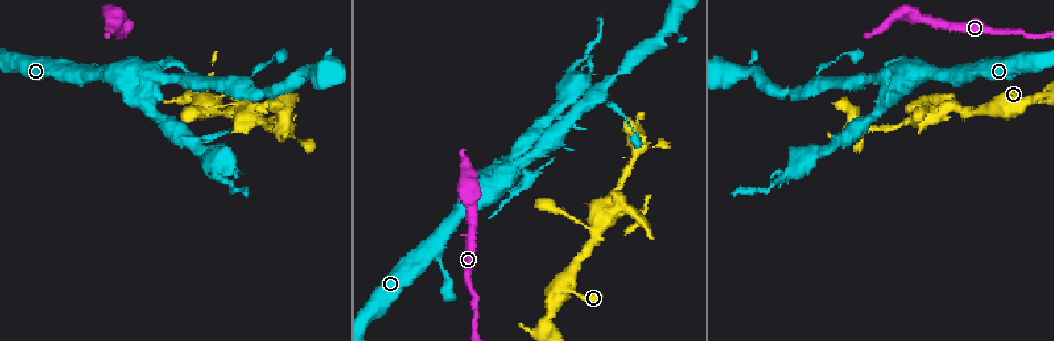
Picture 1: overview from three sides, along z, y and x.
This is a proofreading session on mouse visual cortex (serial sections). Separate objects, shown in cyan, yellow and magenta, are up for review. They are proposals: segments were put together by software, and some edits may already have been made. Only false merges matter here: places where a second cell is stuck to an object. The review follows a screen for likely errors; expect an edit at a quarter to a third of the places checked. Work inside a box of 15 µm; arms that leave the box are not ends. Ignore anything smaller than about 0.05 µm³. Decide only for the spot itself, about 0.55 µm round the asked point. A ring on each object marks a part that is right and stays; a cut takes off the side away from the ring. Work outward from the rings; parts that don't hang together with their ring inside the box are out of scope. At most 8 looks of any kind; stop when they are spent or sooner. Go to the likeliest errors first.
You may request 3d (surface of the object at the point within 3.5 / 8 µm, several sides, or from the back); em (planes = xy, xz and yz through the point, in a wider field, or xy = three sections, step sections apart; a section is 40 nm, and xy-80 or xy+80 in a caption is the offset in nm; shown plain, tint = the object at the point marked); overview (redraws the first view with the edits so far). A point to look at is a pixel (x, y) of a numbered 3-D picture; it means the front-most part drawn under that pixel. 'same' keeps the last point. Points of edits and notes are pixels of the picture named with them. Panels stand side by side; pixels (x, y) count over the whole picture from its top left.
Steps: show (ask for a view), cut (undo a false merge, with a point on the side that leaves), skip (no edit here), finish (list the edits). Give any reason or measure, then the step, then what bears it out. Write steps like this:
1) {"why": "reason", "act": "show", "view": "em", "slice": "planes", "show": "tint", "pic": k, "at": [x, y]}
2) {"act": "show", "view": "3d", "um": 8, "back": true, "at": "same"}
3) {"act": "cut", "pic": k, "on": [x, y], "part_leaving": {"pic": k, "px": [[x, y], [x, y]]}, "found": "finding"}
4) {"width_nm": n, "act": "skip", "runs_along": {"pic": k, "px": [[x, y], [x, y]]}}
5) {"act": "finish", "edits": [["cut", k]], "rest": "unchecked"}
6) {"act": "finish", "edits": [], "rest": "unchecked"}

{"why": "arms part here", "act": "show", "view": "3d", "um": 3.5, "pic": 1, "at": [903, 13]}

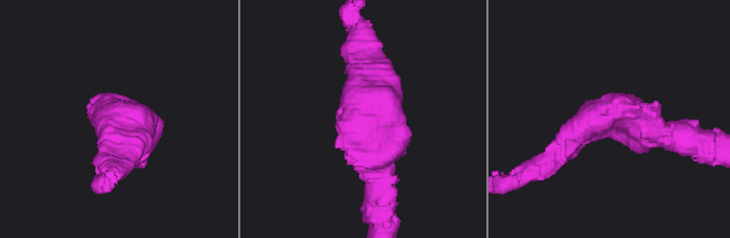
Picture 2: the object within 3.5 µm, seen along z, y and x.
{"why": "need the tissue", "act": "show", "view": "em", "slice": "xy", "step": 1, "show": "tint", "pic": 2, "at": [120, 114]}

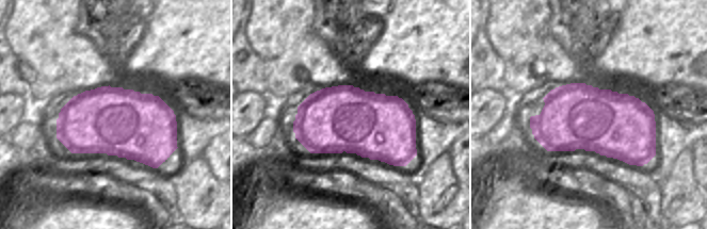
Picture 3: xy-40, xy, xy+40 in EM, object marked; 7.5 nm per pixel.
{"width_nm": 500, "act": "skip", "runs_along": {"pic": 2, "px": [[381, 188], [360, 66]]}, "found": "one cell here"}

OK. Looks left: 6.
{"why": "sharp bend", "act": "show", "view": "3d", "um": 8, "pic": 1, "at": [609, 210]}

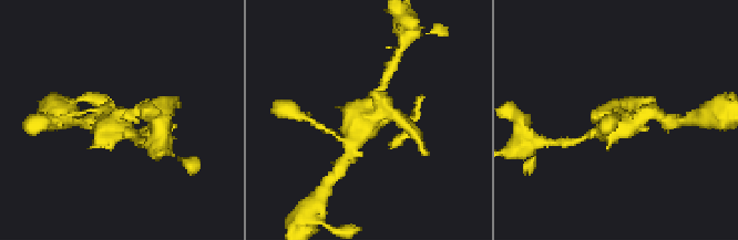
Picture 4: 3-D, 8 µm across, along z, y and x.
{"act": "show", "view": "3d", "um": 3.5, "pic": 4, "at": [368, 118]}

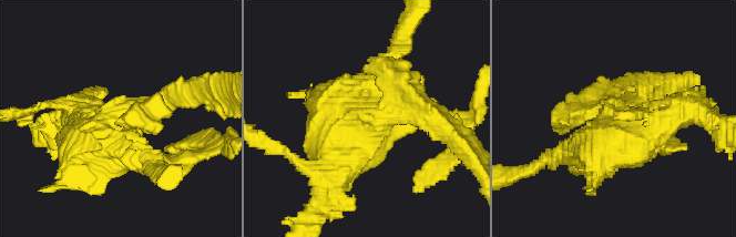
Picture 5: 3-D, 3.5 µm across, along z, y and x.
{"act": "show", "view": "em", "slice": "xy", "step": 2, "show": "tint", "pic": 5, "at": [368, 122]}

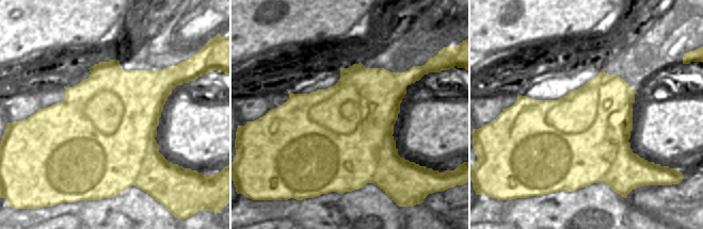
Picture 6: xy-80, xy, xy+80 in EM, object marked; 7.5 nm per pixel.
{"act": "cut", "pic": 5, "on": [152, 113], "border": {"pic": 6, "px": [[160, 70], [169, 74], [177, 84]]}, "found": "a second cell is stuck on"}

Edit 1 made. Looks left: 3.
{"why": "calibre changes", "act": "show", "view": "3d", "um": 3.5, "back": true, "pic": 1, "at": [159, 73]}

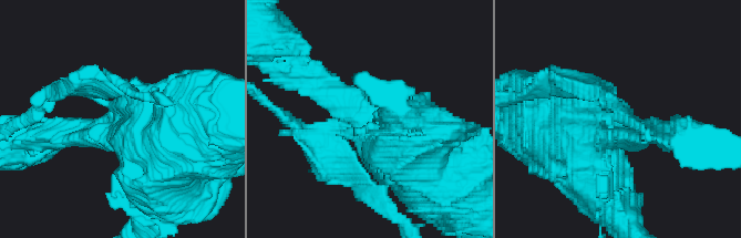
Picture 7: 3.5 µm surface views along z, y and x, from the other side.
{"why": "now the EM", "act": "show", "view": "em", "slice": "planes", "show": "tint", "pic": 7, "at": [123, 108]}

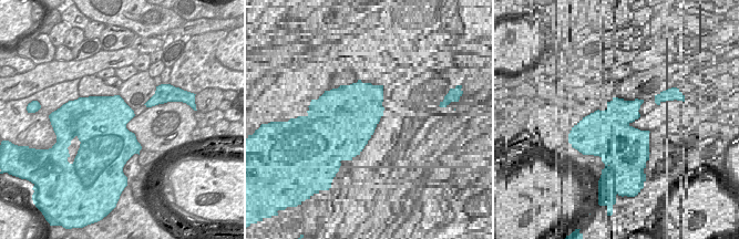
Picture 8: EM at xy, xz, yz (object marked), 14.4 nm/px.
{"width_nm": 650, "act": "cut", "pic": 7, "on": [314, 127], "part_leaving": {"pic": 7, "px": [[106, 102], [82, 85], [106, 72]]}, "found": "two cells meet here"}

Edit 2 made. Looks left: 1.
{"act": "finish", "edits": [["cut", 5], ["cut", 7]], "rest": "unchecked"}

